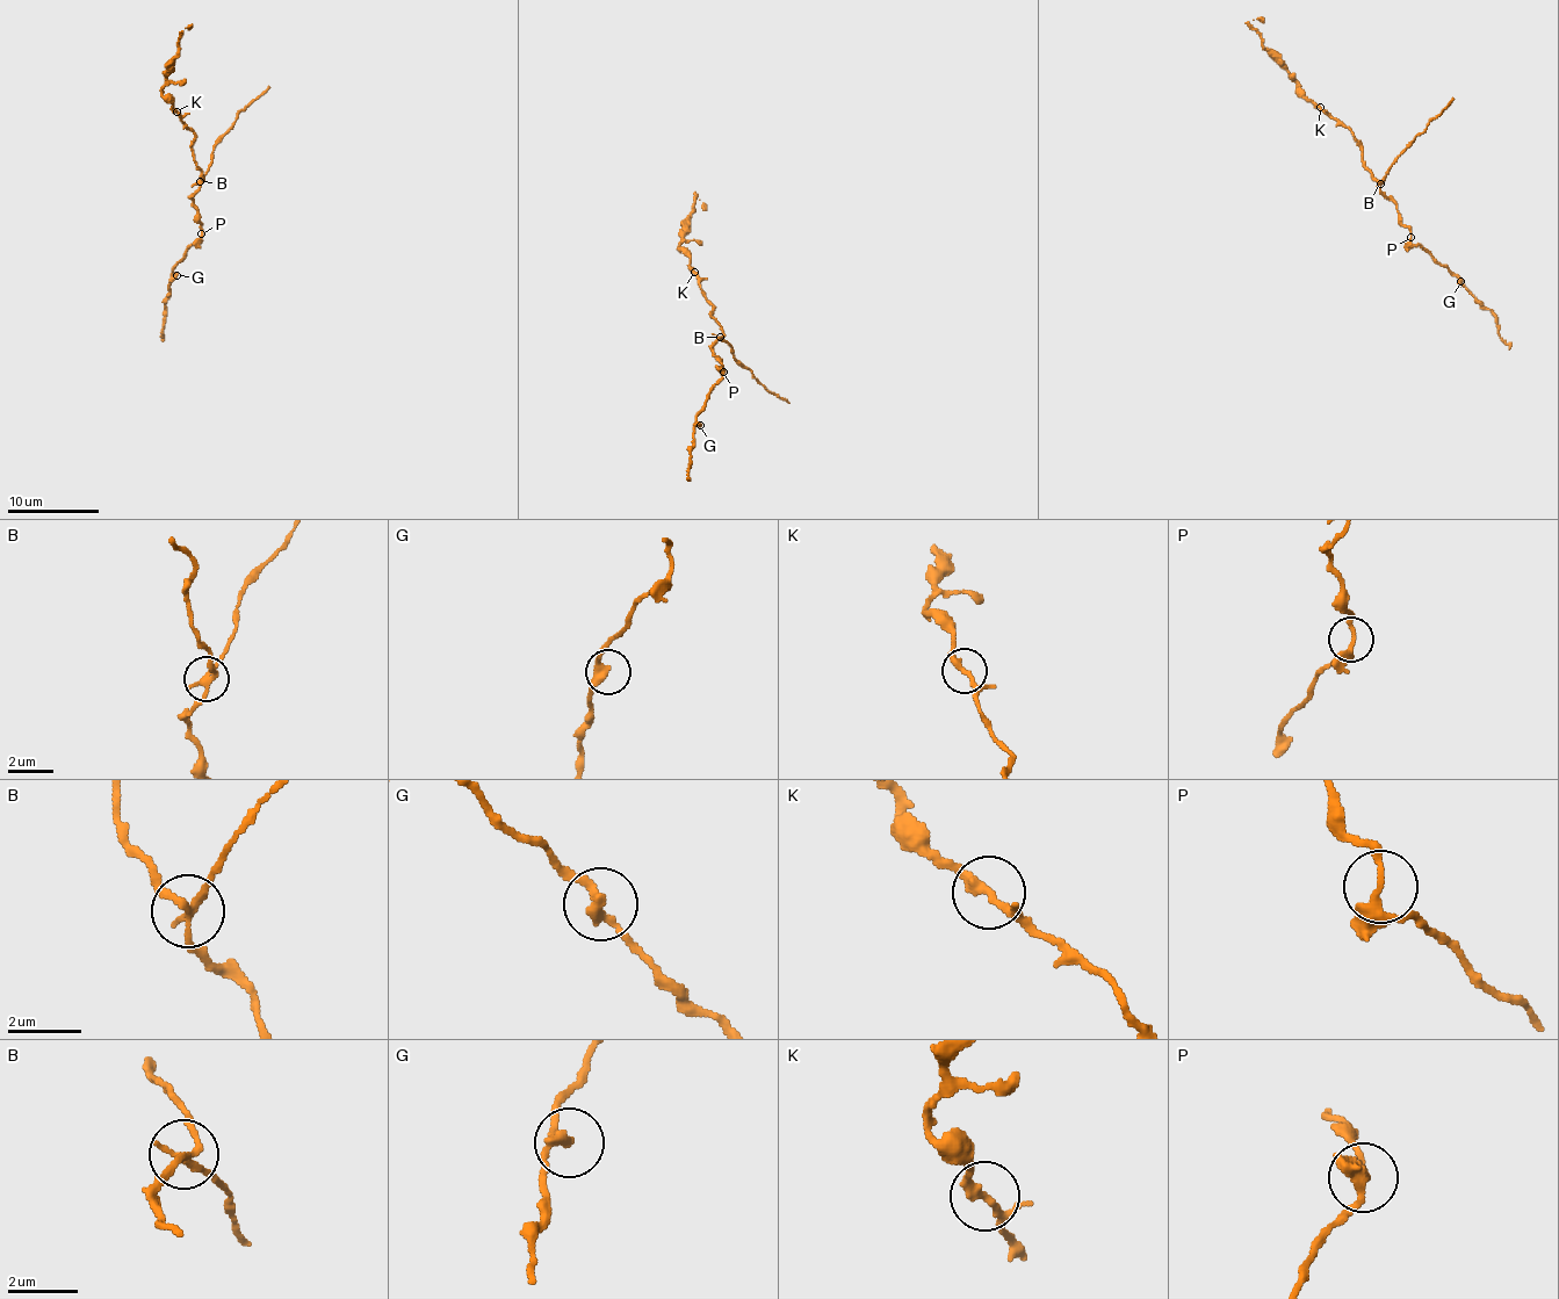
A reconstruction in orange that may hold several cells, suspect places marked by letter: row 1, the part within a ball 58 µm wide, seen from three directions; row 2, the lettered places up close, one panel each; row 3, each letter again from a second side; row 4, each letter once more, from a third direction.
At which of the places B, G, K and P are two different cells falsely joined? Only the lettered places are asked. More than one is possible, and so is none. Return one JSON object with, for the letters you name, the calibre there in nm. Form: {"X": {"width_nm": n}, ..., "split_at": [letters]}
{"B": {"width_nm": 200}, "split_at": ["B"]}

